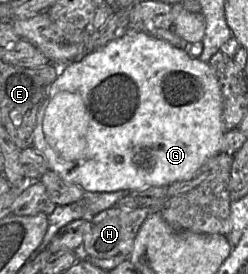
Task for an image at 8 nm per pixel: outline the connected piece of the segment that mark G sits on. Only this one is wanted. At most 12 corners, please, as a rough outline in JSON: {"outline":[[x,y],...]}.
{"outline":[[127,31],[60,68],[33,146],[84,192],[220,153],[209,63]]}

